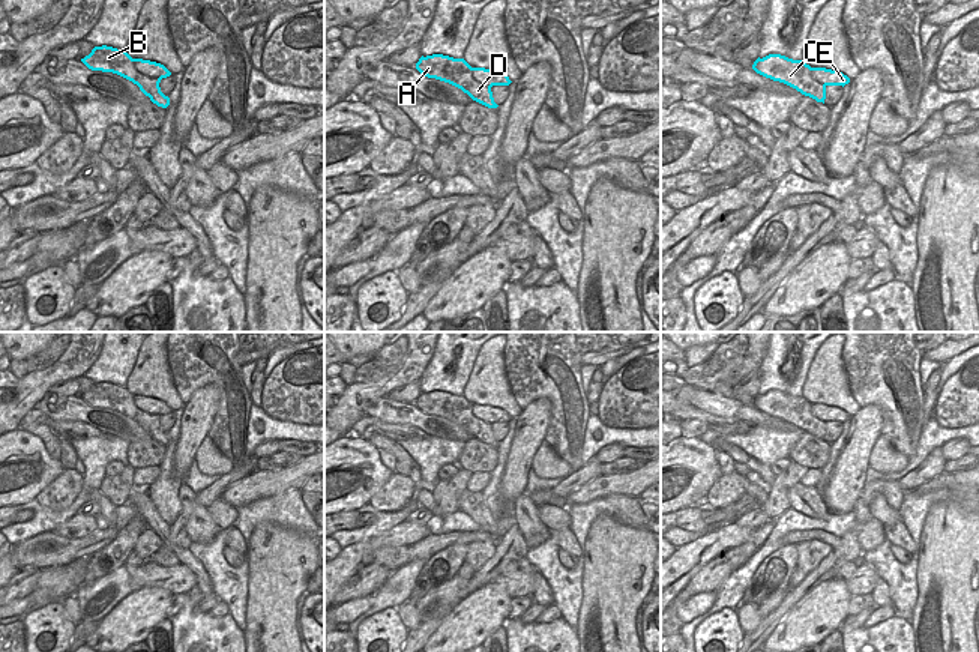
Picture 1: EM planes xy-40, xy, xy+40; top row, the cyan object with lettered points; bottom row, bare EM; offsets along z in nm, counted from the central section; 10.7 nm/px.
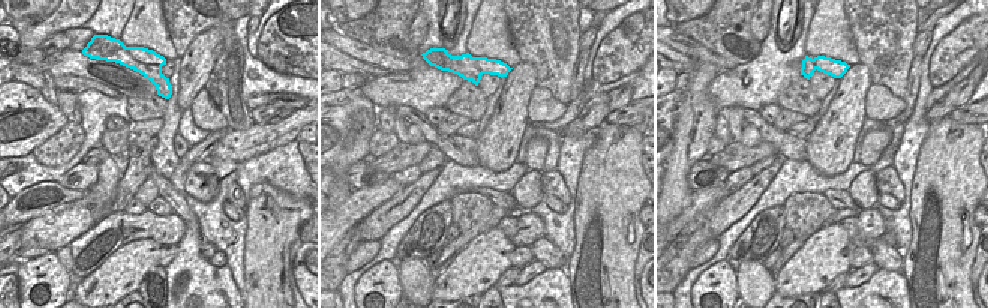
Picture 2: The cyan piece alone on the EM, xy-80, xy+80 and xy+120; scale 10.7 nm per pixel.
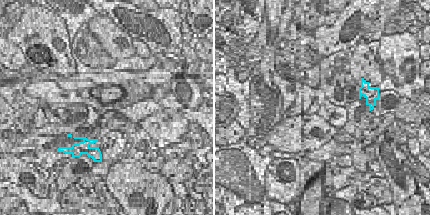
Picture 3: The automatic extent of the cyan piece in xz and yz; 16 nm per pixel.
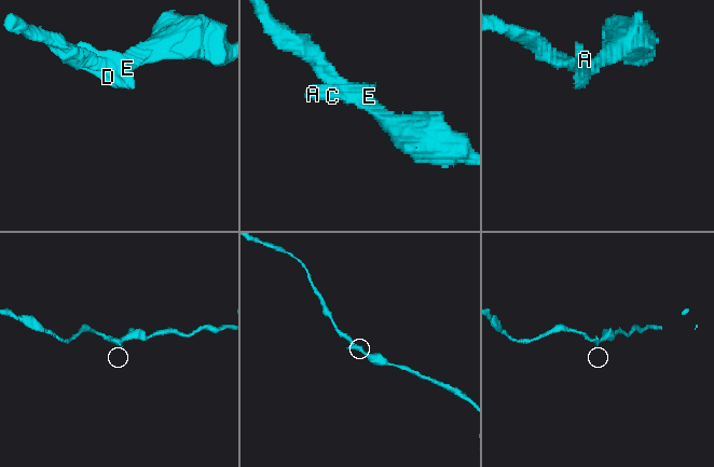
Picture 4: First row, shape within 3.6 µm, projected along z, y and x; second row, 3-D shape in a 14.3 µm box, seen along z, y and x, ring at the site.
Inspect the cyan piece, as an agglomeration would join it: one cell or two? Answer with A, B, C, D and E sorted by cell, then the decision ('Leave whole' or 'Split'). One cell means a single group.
Groups: A B C D E. Leave whole.

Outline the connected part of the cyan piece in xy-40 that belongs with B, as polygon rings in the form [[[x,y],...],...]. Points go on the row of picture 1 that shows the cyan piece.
[[[107,45],[95,47],[81,62],[92,71],[113,72],[132,81],[158,107],[170,105],[170,98],[161,92],[159,83],[171,72],[161,63],[132,59],[126,51]]]

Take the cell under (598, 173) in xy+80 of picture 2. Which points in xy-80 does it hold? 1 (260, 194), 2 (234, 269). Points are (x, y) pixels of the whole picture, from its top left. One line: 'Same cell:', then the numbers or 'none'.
Same cell: 1

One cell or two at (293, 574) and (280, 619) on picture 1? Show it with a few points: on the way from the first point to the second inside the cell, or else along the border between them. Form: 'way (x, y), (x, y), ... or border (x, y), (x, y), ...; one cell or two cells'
way (283, 585), (280, 588), (280, 609); one cell

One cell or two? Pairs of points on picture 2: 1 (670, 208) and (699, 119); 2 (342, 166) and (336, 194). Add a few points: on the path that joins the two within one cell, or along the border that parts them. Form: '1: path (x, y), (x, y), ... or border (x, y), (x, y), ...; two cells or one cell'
1: path (675, 185), (676, 164), (688, 147), (688, 141); one cell
2: path (339, 173), (339, 187); one cell

